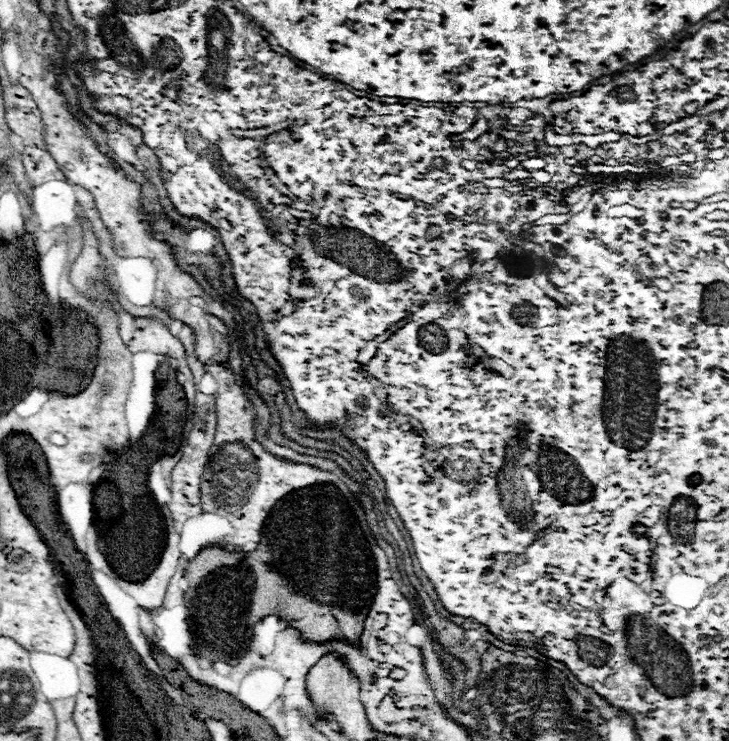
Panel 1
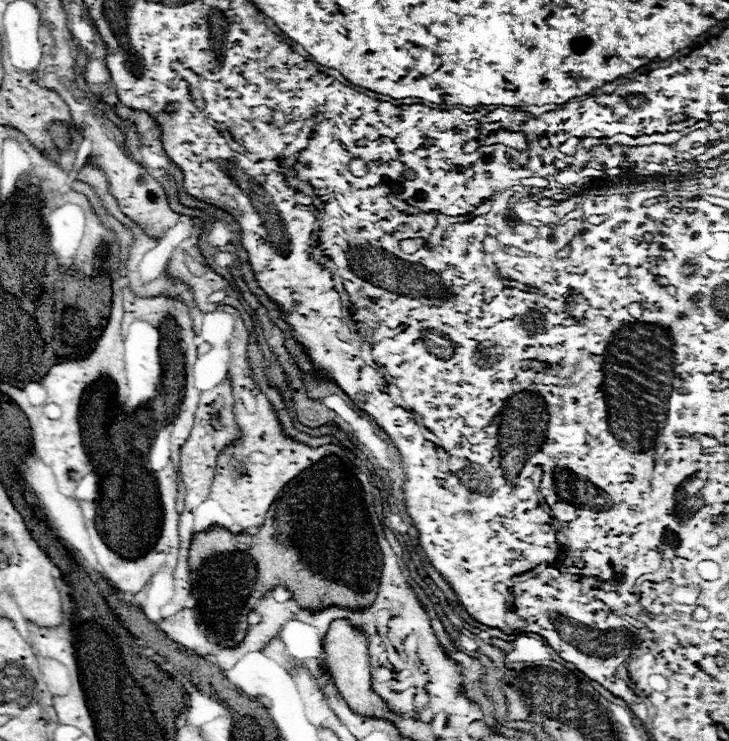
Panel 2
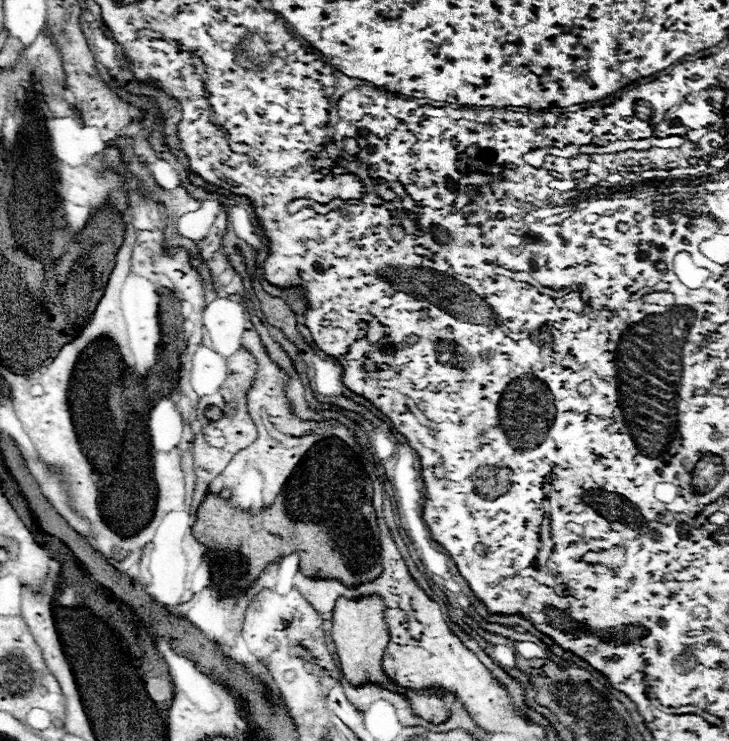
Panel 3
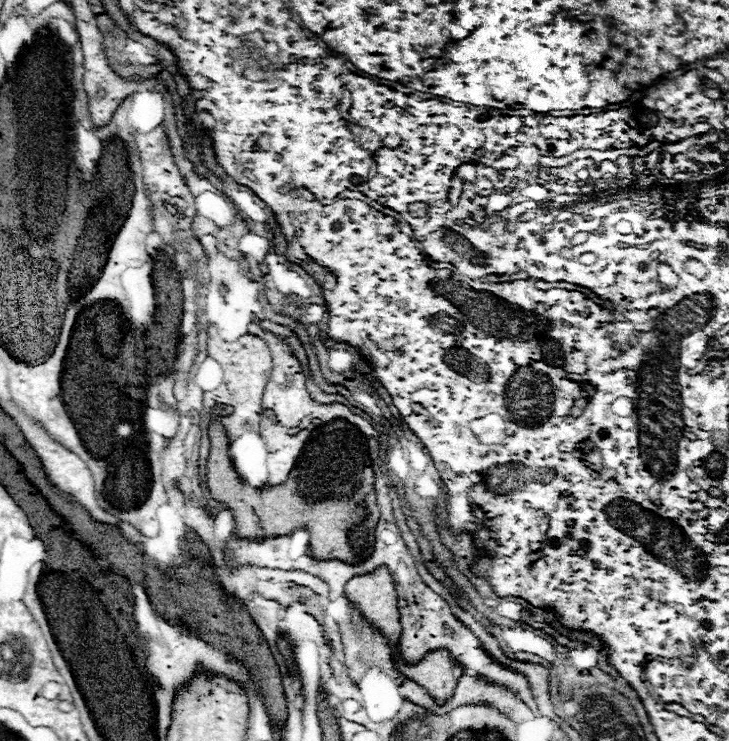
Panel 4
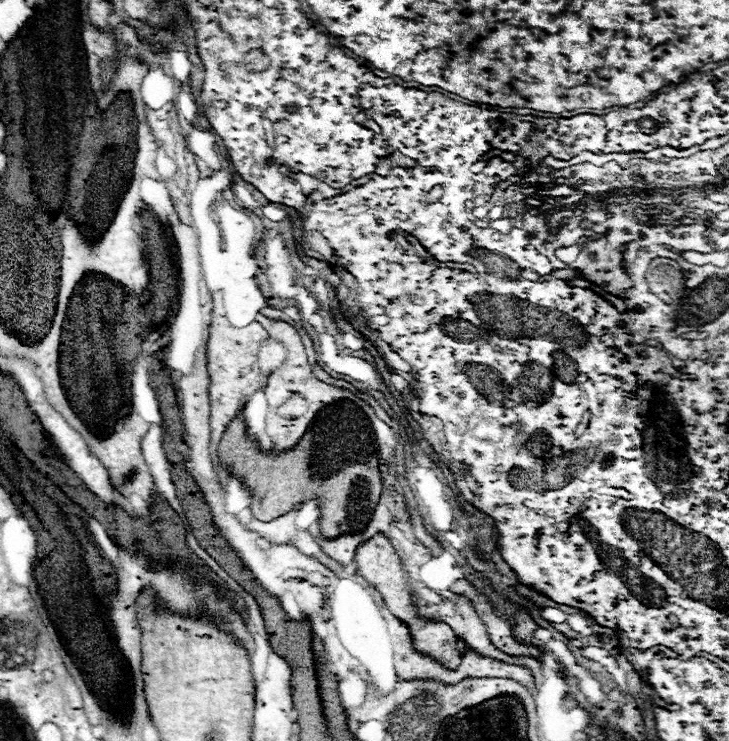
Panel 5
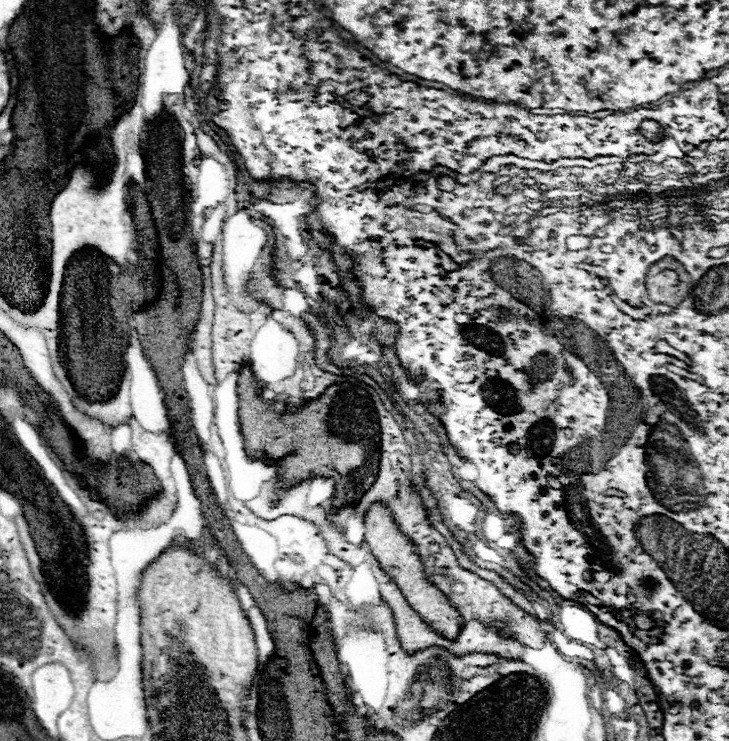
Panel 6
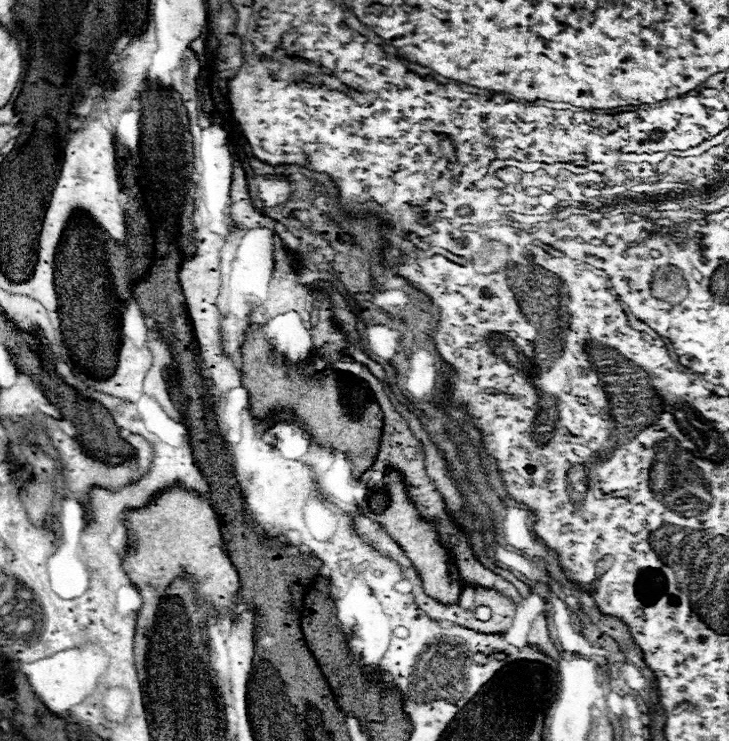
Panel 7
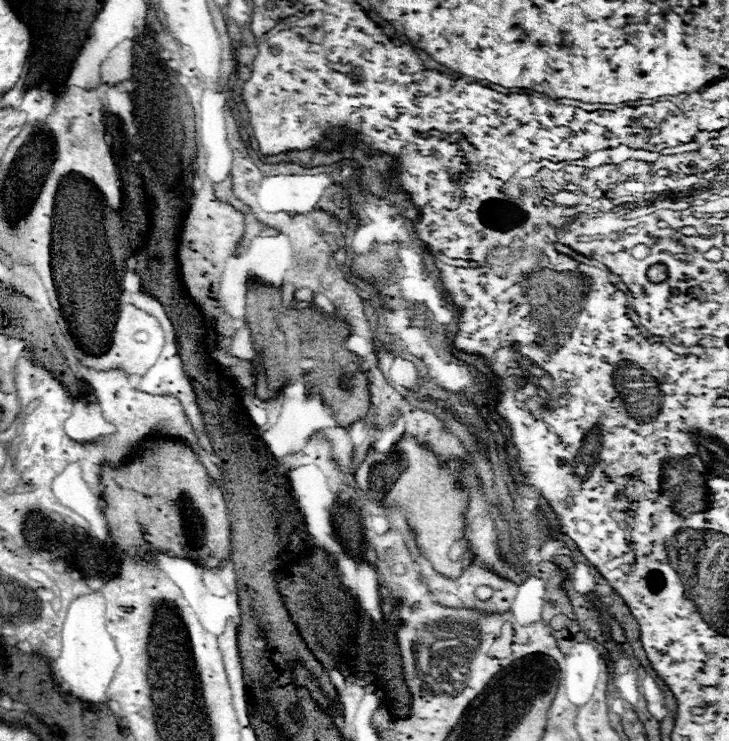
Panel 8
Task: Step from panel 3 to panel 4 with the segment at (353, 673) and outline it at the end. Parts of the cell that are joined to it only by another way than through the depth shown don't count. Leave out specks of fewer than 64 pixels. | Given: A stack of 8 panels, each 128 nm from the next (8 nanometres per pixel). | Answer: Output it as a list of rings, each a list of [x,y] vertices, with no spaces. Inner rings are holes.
[[[378,568],[374,574],[352,578],[346,584],[346,598],[356,604],[362,616],[388,640],[396,644],[400,638],[400,616],[396,606],[396,590],[386,568]]]

